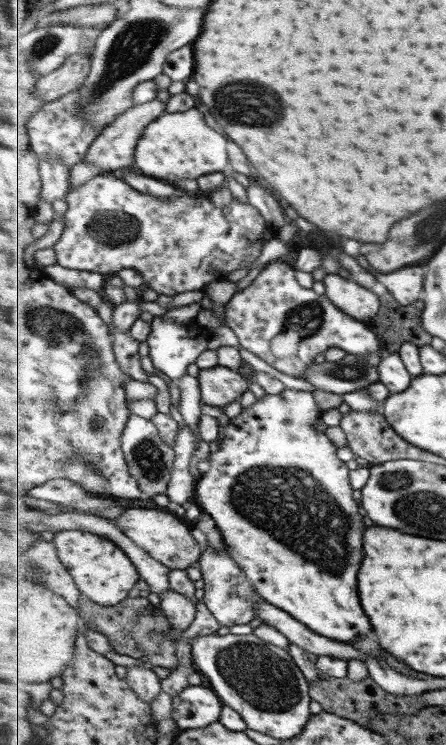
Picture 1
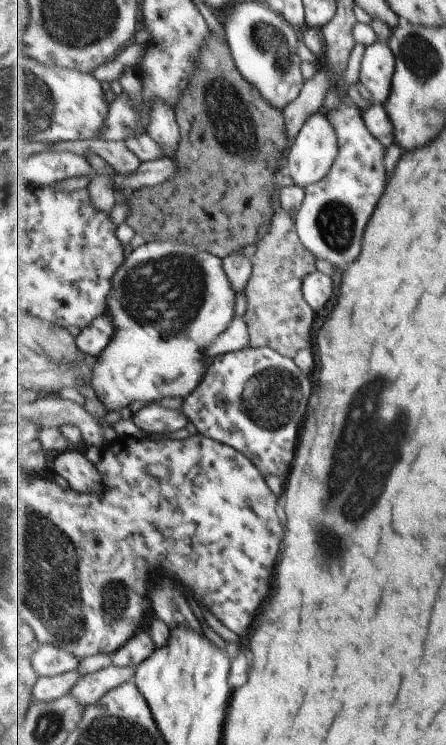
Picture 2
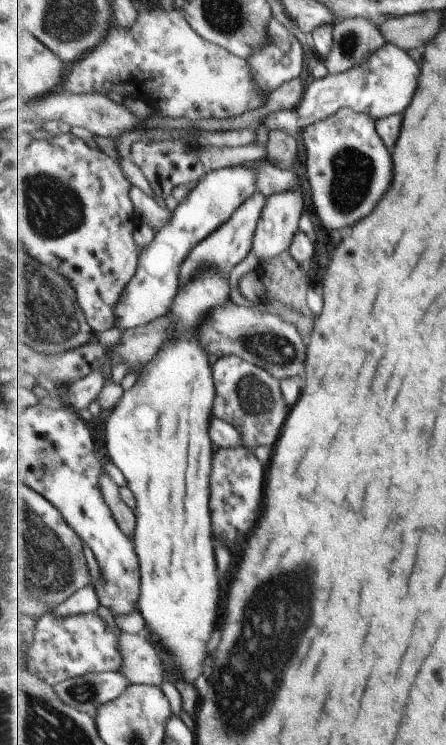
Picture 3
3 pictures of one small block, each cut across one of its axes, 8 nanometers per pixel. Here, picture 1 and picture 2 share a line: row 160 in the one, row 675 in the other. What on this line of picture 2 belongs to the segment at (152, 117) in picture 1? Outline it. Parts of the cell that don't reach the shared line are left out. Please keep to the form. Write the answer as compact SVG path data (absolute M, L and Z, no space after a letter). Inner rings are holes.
M112 664L105 669L80 678L74 688L71 689L71 694L85 707L95 704L112 688L133 681L136 670L135 667L123 668Z

